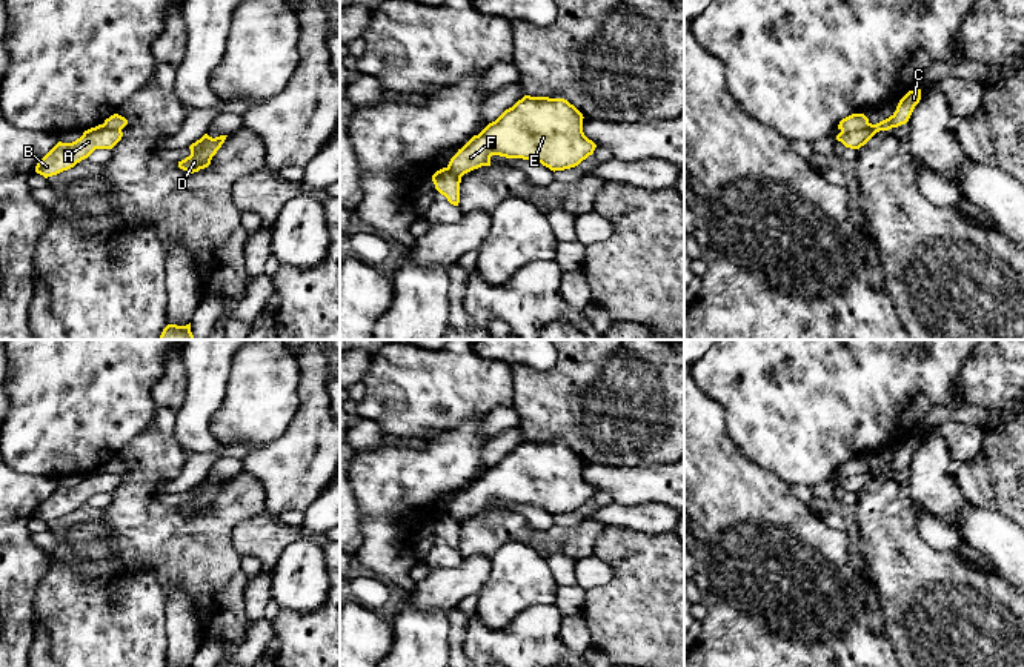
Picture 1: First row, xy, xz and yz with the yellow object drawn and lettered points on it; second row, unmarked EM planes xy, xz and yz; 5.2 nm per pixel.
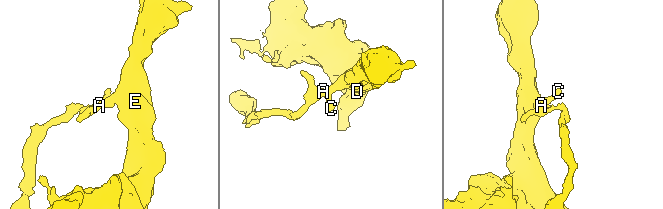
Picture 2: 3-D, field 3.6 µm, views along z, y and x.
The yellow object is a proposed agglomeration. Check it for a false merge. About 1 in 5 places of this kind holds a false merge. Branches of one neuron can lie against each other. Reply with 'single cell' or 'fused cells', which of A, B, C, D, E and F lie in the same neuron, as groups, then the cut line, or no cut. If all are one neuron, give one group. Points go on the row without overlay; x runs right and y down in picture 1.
fused cells | A B C / D E F | yz (869, 467), (860, 474), (841, 475)

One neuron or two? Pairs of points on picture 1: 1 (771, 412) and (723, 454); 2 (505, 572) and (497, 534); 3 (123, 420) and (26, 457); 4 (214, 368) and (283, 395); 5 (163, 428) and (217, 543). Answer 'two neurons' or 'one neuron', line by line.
1: two neurons
2: two neurons
3: one neuron
4: two neurons
5: one neuron

